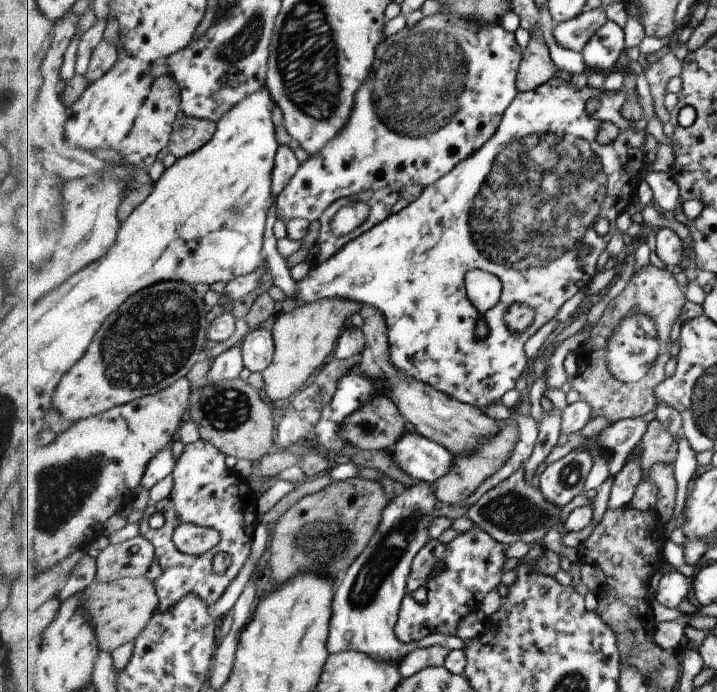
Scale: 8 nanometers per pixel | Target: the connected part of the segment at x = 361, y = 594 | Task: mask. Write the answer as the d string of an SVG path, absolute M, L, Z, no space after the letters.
M416 481L405 488L384 508L379 529L369 541L368 548L346 570L346 575L336 590L333 607L333 626L329 638L329 652L358 650L380 661L401 662L407 654L417 649L441 646L449 651L463 649L465 642L449 634L429 634L417 642L401 642L396 635L401 602L407 596L407 580L417 552L430 541L430 526L437 508L436 490L430 482Z

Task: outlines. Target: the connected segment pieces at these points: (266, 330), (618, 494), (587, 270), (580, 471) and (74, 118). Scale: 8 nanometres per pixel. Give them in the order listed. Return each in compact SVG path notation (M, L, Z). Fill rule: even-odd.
M269 326L248 331L241 344L244 366L249 371L262 373L273 362L275 343Z
M634 451L623 470L614 478L608 508L619 510L619 508L631 506L630 502L638 484L644 480L643 476L646 476L641 458L642 454Z
M555 76L549 82L535 90L519 93L511 106L503 114L503 118L497 132L469 158L462 160L449 174L443 175L435 184L424 188L423 194L412 203L409 203L403 210L386 218L383 222L375 225L371 230L360 234L357 238L348 242L340 251L337 251L326 261L316 261L306 277L296 282L296 298L303 304L309 304L325 299L347 299L359 301L365 306L375 307L383 312L389 326L389 340L391 348L391 360L393 364L402 370L407 376L416 378L418 381L426 382L434 386L438 391L445 391L448 395L458 398L461 402L470 404L473 407L485 408L505 396L511 388L515 388L515 382L521 374L527 370L529 360L525 354L527 340L541 330L549 320L557 316L561 306L573 298L581 288L591 284L593 276L597 274L597 260L601 252L607 248L609 240L618 231L615 222L623 214L629 205L636 200L639 182L643 180L643 170L649 166L646 160L647 149L645 140L647 133L645 129L637 130L633 121L621 116L621 108L627 102L625 89L621 88L615 94L603 89L594 89L585 85L583 88L574 88L563 77ZM591 98L599 100L600 106L593 114L587 112L587 102ZM556 130L569 132L589 140L591 148L597 152L597 156L605 164L605 172L611 176L609 180L609 198L603 202L605 216L609 222L609 231L600 236L595 228L587 230L583 247L588 249L586 255L584 250L572 250L561 258L550 262L548 265L517 270L490 265L483 259L483 252L473 242L472 235L472 208L475 196L479 194L481 186L487 184L491 166L507 145L528 137L529 134L556 134ZM491 268L497 272L502 280L503 290L501 300L490 308L485 314L469 300L466 287L466 274L475 269L487 270ZM514 302L528 304L535 309L534 323L523 332L509 330L504 319L507 308ZM481 318L488 326L488 335L480 339L477 334L477 327Z
M571 451L546 467L539 477L538 488L557 505L567 506L583 494L594 460L590 451Z
M129 54L113 65L99 80L89 84L80 98L67 109L66 137L68 145L87 150L110 148L119 150L123 140L132 132L140 110L148 103L156 78L152 64Z

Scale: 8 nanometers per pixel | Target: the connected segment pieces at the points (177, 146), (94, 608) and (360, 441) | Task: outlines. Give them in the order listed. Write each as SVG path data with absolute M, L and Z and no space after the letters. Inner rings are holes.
M180 117L168 146L177 159L187 156L203 145L206 145L217 132L218 124L215 121L197 117Z
M147 575L125 577L106 583L95 580L83 590L82 601L88 618L96 627L100 650L107 652L135 641L148 628L149 621L160 608L155 583Z
M375 395L361 405L348 416L341 425L339 436L347 445L355 446L359 449L385 450L393 447L400 440L405 430L406 418L401 414L399 407L387 395Z

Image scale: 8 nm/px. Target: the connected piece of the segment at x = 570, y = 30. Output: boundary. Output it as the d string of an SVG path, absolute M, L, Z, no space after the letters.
M605 7L587 10L579 17L554 25L553 36L565 48L582 53L588 40L609 22Z

